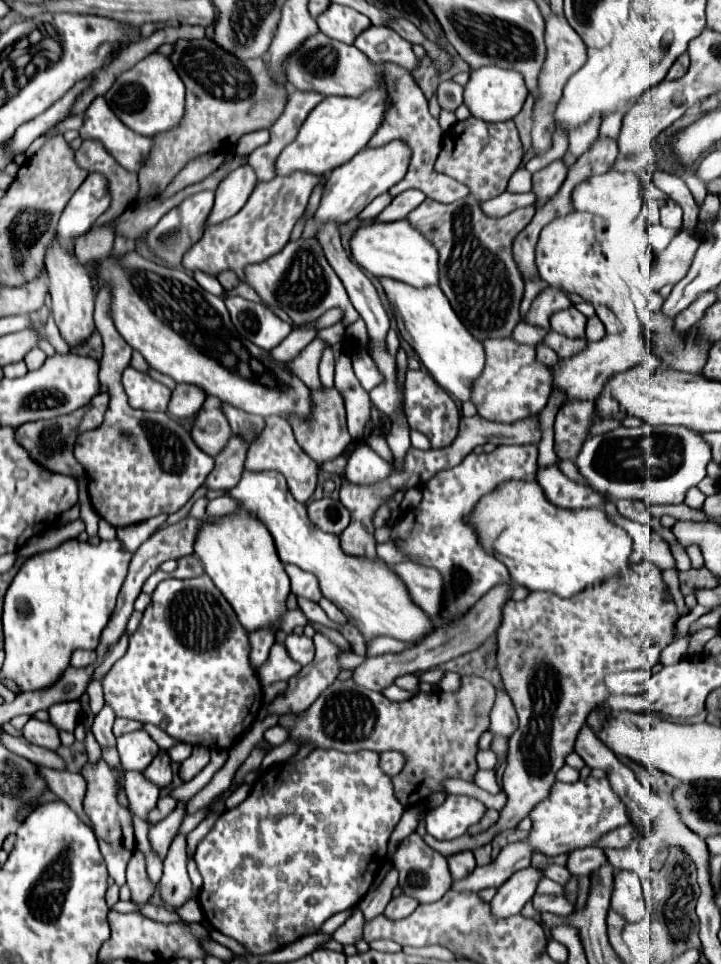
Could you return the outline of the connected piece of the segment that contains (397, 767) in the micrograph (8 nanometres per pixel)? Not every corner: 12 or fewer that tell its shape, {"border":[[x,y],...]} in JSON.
{"border":[[381,752],[379,766],[387,776],[403,768],[399,752]]}

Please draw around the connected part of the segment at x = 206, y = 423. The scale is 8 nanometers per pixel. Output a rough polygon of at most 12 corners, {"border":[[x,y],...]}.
{"border":[[207,396],[191,424],[193,442],[217,456],[231,436],[221,400]]}

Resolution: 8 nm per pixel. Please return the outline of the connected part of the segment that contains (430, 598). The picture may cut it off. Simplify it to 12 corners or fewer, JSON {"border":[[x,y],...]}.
{"border":[[413,562],[389,564],[429,616],[441,606],[441,574]]}

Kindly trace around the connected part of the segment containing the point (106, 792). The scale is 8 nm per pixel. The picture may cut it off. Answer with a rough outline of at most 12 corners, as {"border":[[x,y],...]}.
{"border":[[87,762],[85,814],[109,876],[125,884],[133,820],[119,804],[121,770]]}

